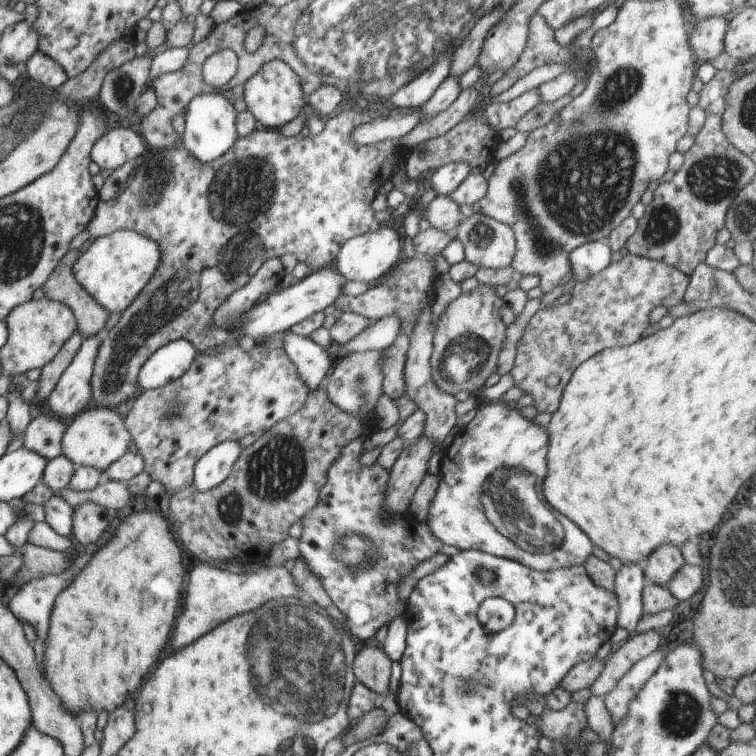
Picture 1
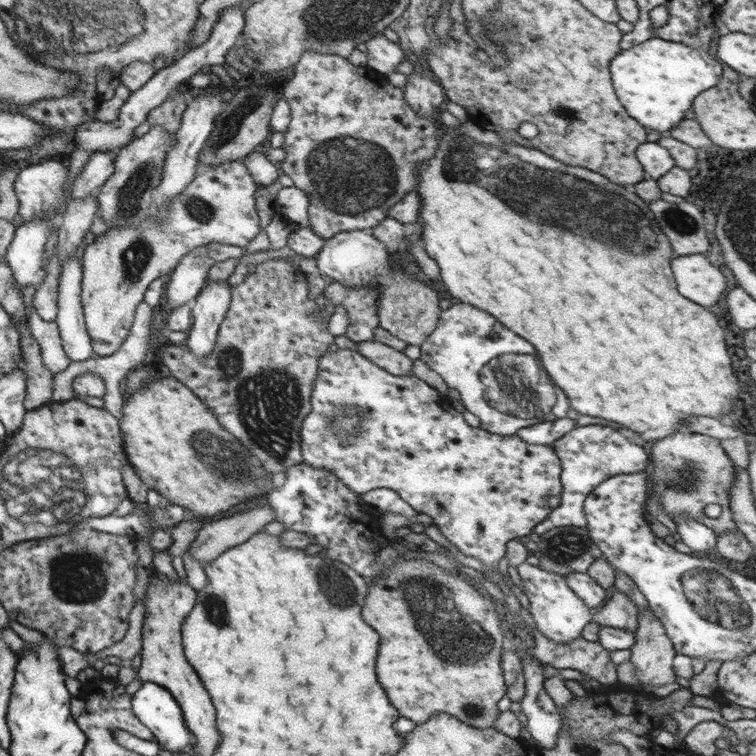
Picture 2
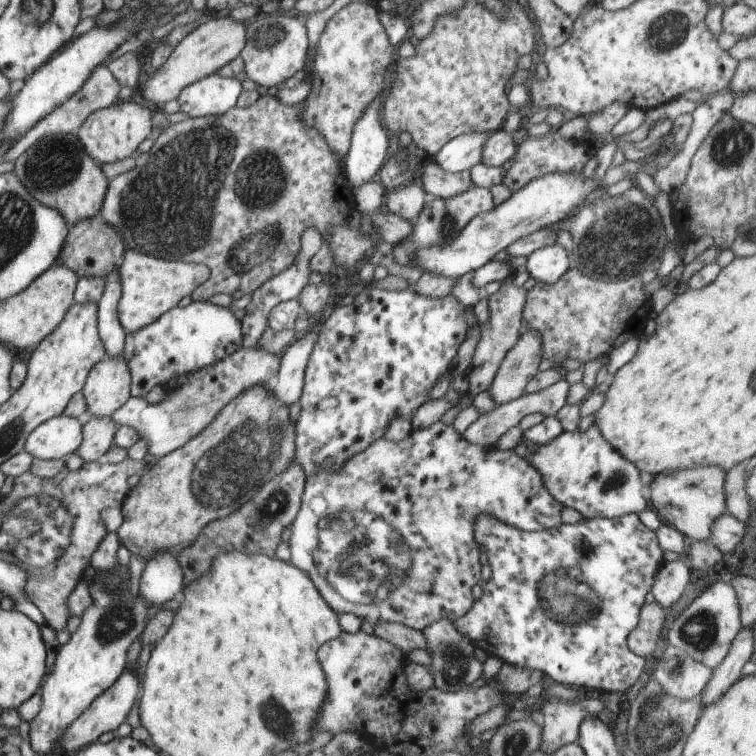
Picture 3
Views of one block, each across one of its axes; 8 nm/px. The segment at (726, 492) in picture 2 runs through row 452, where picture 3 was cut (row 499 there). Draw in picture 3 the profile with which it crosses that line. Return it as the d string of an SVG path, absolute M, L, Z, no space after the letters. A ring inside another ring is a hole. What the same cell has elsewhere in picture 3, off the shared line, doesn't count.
M706 465L658 473L648 486L647 498L652 499L652 506L664 523L672 525L692 541L706 541L711 536L712 523L727 512L725 470L720 466Z

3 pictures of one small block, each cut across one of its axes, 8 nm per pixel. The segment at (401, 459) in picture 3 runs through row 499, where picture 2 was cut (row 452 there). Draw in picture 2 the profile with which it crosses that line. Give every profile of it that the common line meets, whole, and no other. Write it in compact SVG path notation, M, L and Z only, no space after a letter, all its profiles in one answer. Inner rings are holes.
M339 349L336 352L327 351L326 354L322 354L322 358L318 360L318 377L312 389L312 396L310 396L310 405L312 408L310 412L304 418L300 430L301 440L301 455L303 456L303 462L316 467L318 469L326 469L338 476L338 479L342 480L346 487L352 489L354 493L363 495L364 493L377 489L377 488L389 488L396 491L414 510L420 512L420 514L426 514L432 517L432 524L436 525L441 533L446 536L452 544L456 545L458 550L462 551L468 556L480 559L485 565L489 567L487 572L484 572L486 580L490 580L498 585L505 594L506 606L510 608L518 608L521 610L522 605L518 601L518 598L514 596L514 593L502 579L502 574L496 570L499 568L499 561L505 556L507 549L507 542L512 539L518 538L518 536L529 535L534 527L542 523L552 512L554 502L548 502L545 500L545 496L550 496L556 500L562 494L561 472L562 464L560 458L556 456L556 450L552 448L552 444L528 444L526 440L522 440L522 437L517 434L510 436L500 436L492 432L486 432L482 428L470 426L458 410L452 406L449 397L445 397L438 390L434 390L420 380L415 375L399 376L388 373L385 369L380 368L374 362L368 360L365 356L362 356L358 351L352 351L350 349ZM338 414L338 432L336 434L344 434L344 436L334 436L334 432L330 432L330 428L334 428L334 416Z

